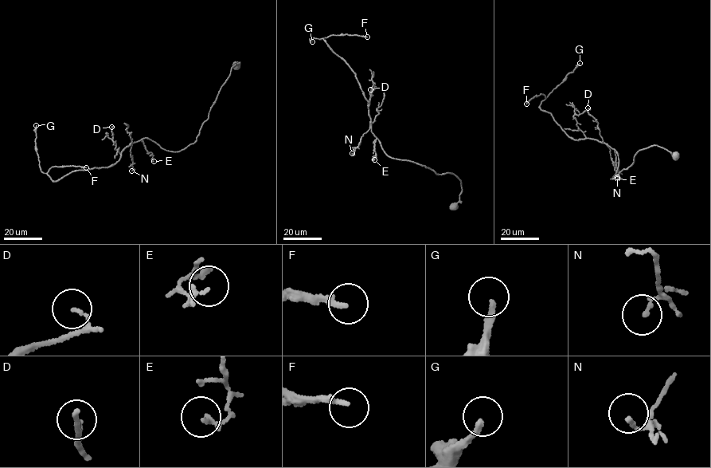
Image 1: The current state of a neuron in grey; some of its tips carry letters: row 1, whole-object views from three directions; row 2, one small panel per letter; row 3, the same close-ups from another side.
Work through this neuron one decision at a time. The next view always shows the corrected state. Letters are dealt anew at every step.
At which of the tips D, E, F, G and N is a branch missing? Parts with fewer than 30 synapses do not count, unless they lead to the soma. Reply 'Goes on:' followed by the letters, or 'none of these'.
Goes on: F, G

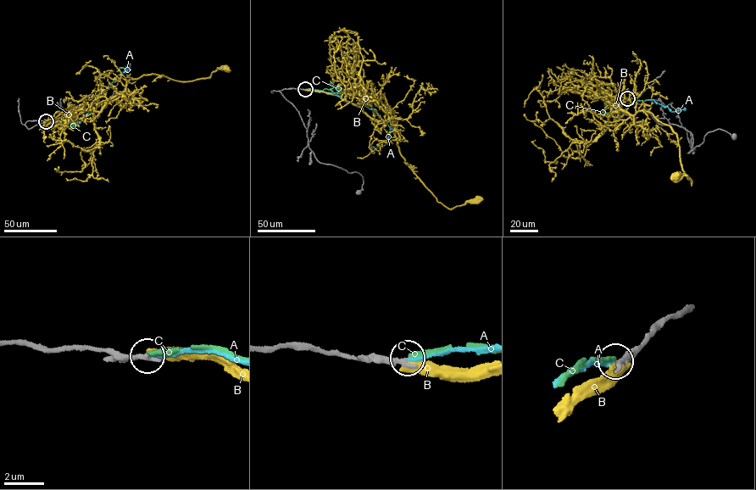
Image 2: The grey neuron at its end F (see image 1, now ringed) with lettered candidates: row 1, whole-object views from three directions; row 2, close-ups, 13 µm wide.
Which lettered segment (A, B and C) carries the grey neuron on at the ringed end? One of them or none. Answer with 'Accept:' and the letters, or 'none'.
Accept: A

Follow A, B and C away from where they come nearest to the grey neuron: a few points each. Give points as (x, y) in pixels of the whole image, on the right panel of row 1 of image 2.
A: (627, 98), (614, 111), (615, 116), (629, 104), (653, 99), (671, 111), (683, 109)
B: (627, 99), (618, 115), (633, 120), (639, 111), (651, 112), (675, 133), (692, 184), (687, 175), (675, 176)
C: (627, 98), (619, 106), (614, 106), (612, 113), (603, 110)

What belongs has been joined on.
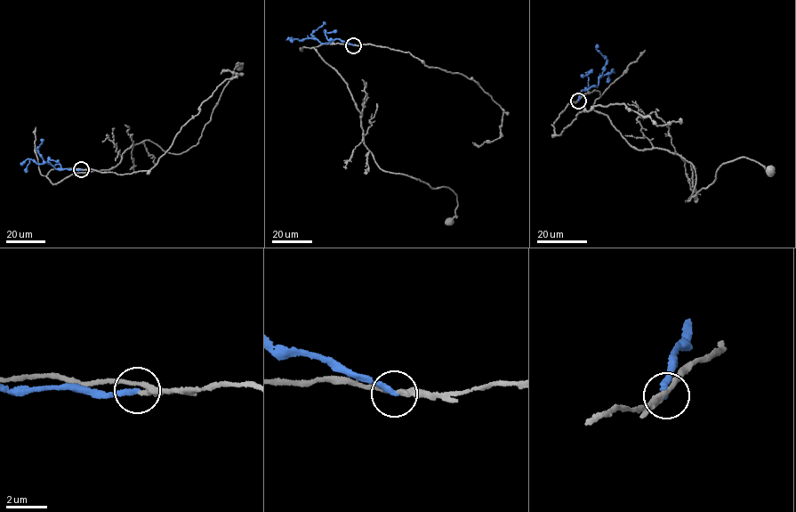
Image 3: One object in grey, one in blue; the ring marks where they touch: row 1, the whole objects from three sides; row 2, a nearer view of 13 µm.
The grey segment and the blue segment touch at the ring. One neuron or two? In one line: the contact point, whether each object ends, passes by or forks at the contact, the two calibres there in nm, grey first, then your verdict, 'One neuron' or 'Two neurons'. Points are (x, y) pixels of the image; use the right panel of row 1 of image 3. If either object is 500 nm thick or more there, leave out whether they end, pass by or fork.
Place: (578, 101). At the ring grey passes by. At the ring blue ends. Thickness 240 nm (grey) against 280 nm. Two neurons

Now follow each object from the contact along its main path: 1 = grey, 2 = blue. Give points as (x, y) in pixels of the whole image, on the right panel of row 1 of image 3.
1: (579, 100), (599, 92), (594, 110), (632, 147), (691, 163), (696, 176), (685, 201), (735, 159), (769, 170)
2: (579, 101), (582, 89), (597, 86), (606, 64), (606, 57), (597, 50), (598, 45)

